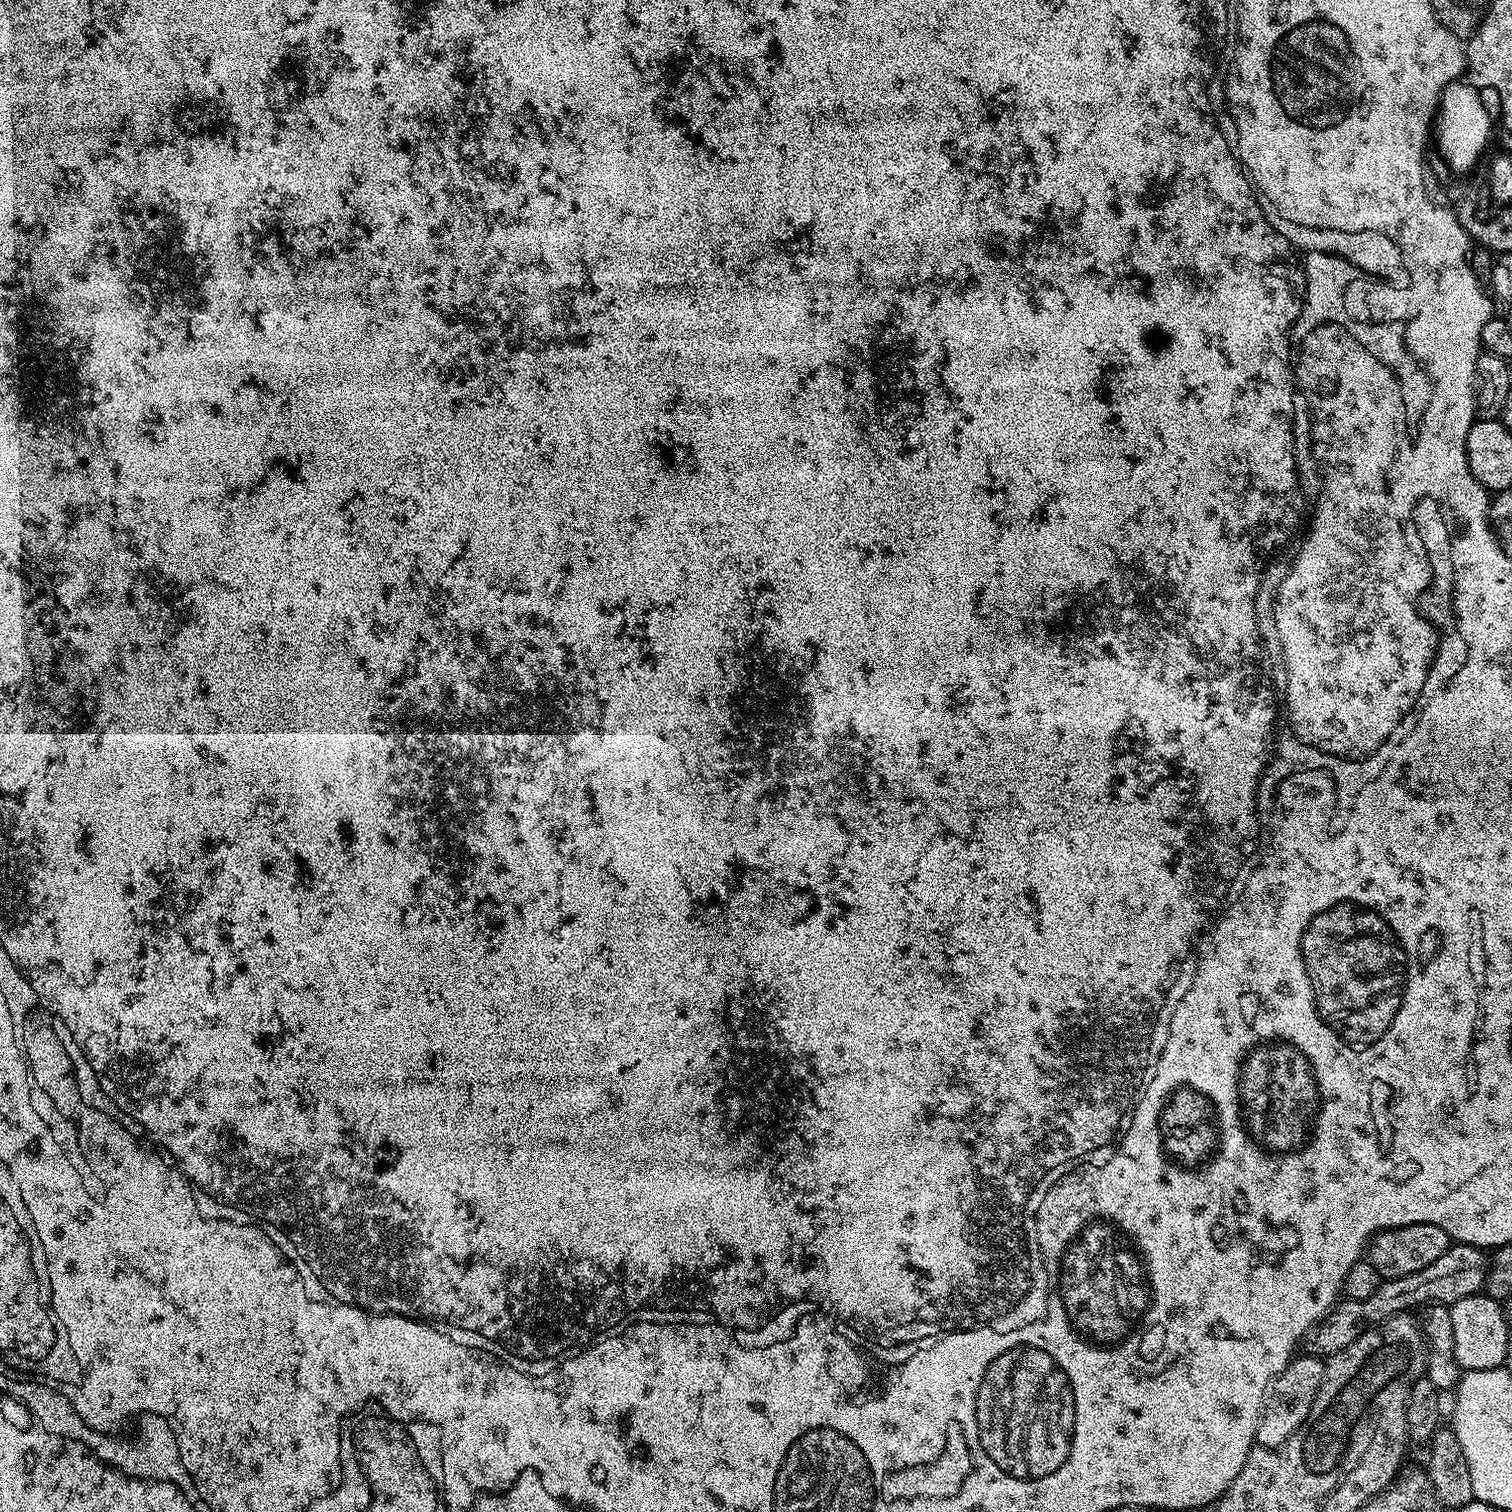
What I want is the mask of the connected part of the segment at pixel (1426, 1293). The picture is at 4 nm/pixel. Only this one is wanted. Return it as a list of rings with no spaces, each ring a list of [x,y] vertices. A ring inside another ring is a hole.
[[[1453,1243],[1442,1258],[1430,1262],[1418,1274],[1402,1274],[1402,1278],[1393,1280],[1381,1279],[1378,1290],[1370,1294],[1370,1298],[1361,1300],[1341,1299],[1336,1307],[1308,1333],[1303,1341],[1305,1353],[1327,1358],[1346,1350],[1354,1338],[1358,1338],[1367,1328],[1381,1324],[1386,1318],[1397,1316],[1400,1312],[1411,1313],[1433,1304],[1451,1306],[1467,1296],[1475,1296],[1485,1287],[1488,1279],[1490,1256],[1483,1248],[1475,1248],[1472,1244]]]

